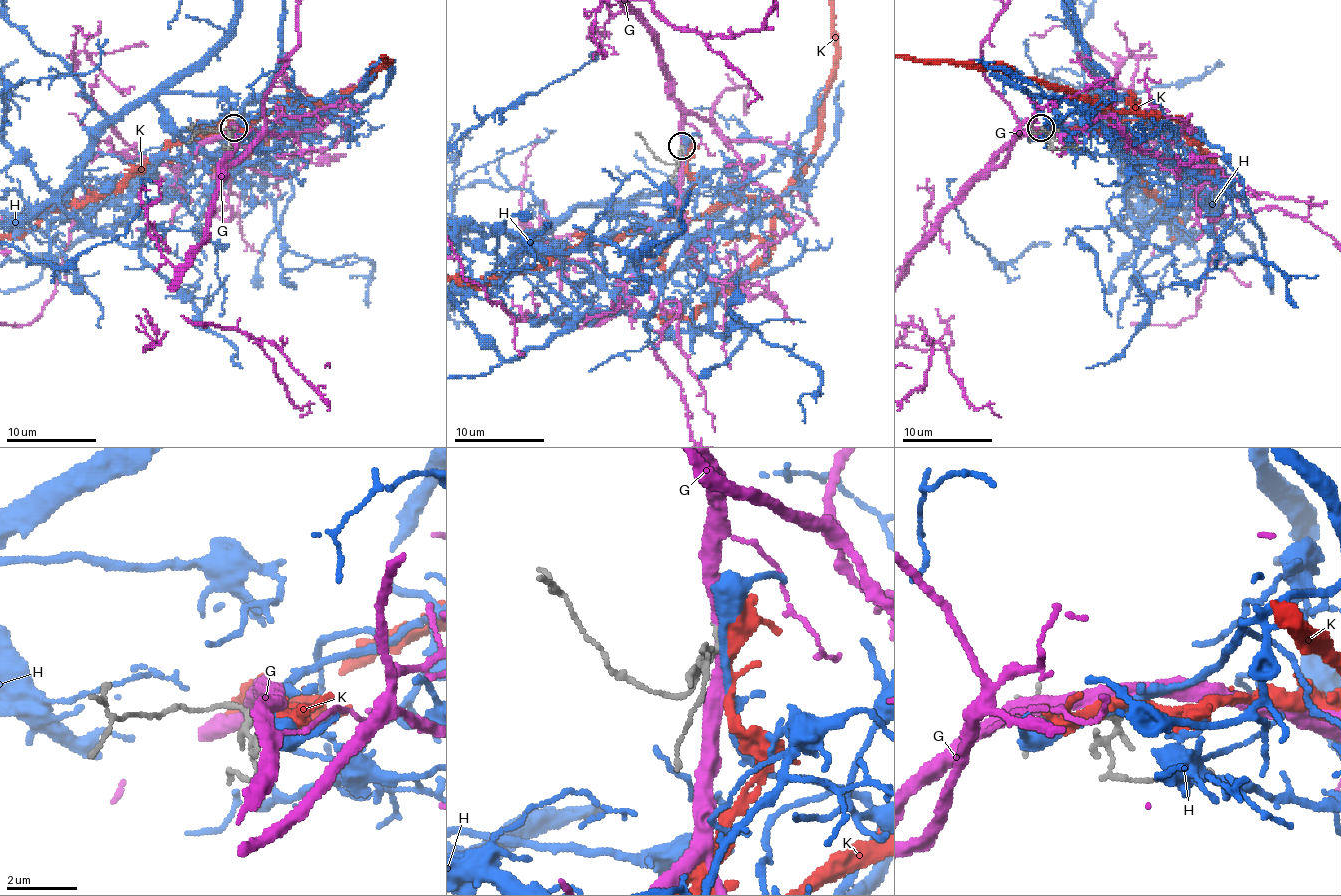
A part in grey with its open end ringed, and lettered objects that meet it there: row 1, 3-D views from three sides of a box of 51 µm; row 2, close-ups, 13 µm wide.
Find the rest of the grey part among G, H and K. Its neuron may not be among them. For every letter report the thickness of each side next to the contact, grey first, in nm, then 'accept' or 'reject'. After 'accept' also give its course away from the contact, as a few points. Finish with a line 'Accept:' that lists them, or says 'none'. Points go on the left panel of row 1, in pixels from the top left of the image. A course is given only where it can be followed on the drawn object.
G: calibres 170 and 440 nm; reject
H: calibres 130 and 240 nm; reject
K: calibres 170 and 320 nm; reject
Accept: none

